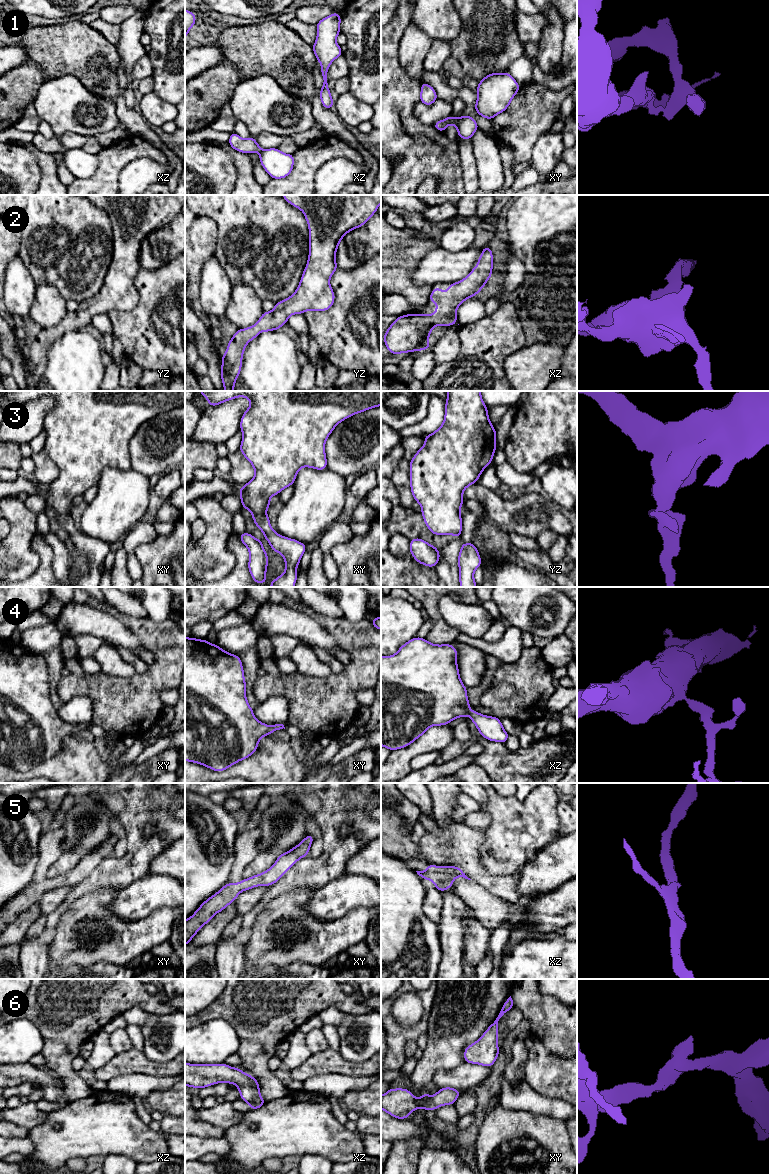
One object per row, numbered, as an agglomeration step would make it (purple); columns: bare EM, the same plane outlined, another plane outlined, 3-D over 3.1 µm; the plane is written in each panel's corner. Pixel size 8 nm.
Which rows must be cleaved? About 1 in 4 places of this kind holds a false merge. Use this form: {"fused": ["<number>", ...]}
{"fused": ["1"]}

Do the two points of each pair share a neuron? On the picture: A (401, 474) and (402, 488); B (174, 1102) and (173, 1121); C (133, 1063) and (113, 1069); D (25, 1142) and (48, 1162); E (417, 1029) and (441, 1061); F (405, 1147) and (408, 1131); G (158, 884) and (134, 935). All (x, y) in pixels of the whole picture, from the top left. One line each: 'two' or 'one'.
A: one
B: two
C: one
D: two
E: two
F: two
G: two

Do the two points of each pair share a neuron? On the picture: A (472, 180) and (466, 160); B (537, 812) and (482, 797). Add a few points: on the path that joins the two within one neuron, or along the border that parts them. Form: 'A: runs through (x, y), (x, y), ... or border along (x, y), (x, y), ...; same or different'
A: runs through (470, 175), (468, 165); same
B: border along (487, 793), (487, 800), (480, 804); different

